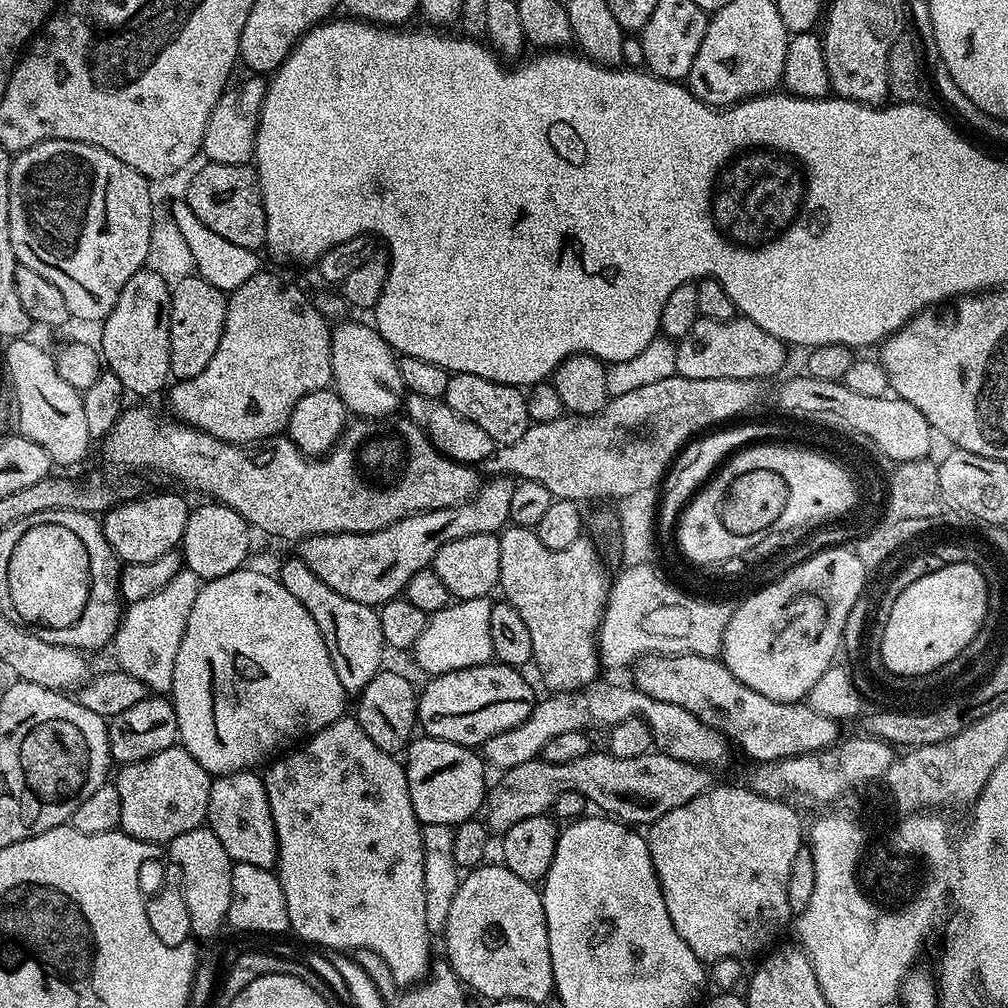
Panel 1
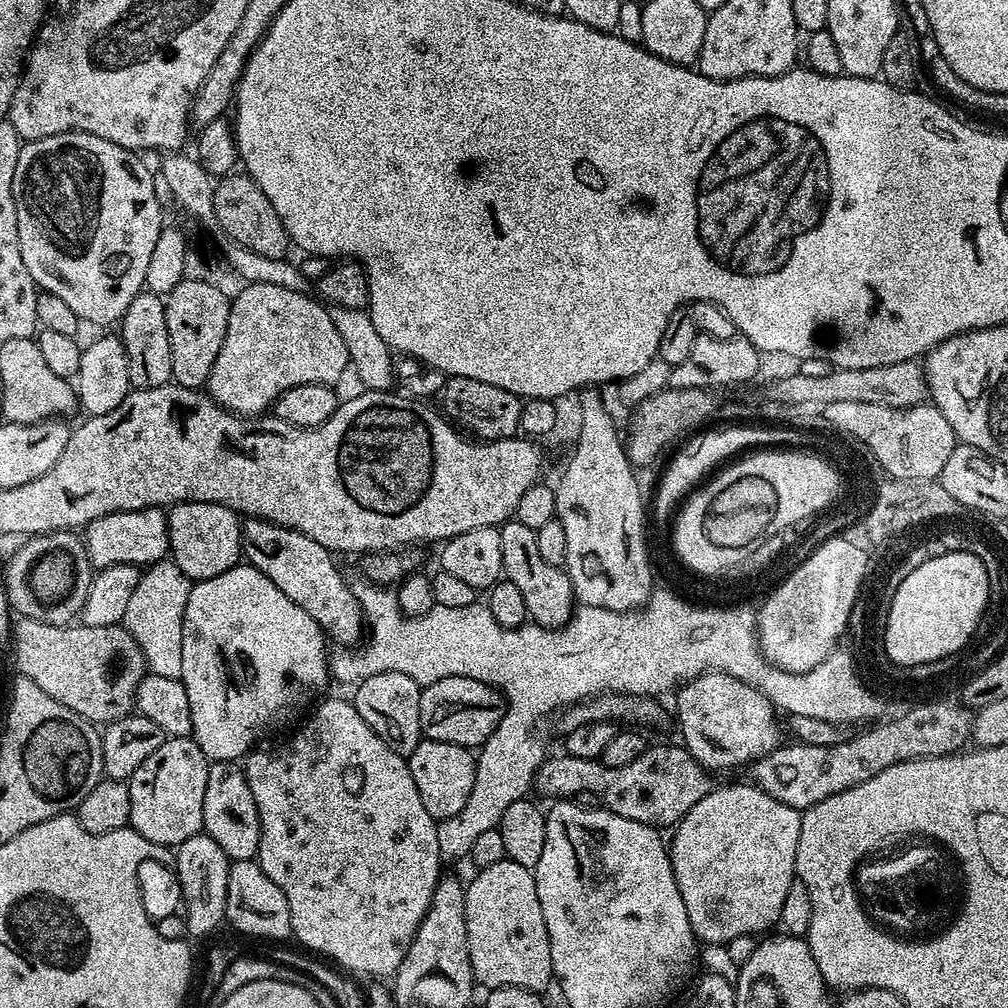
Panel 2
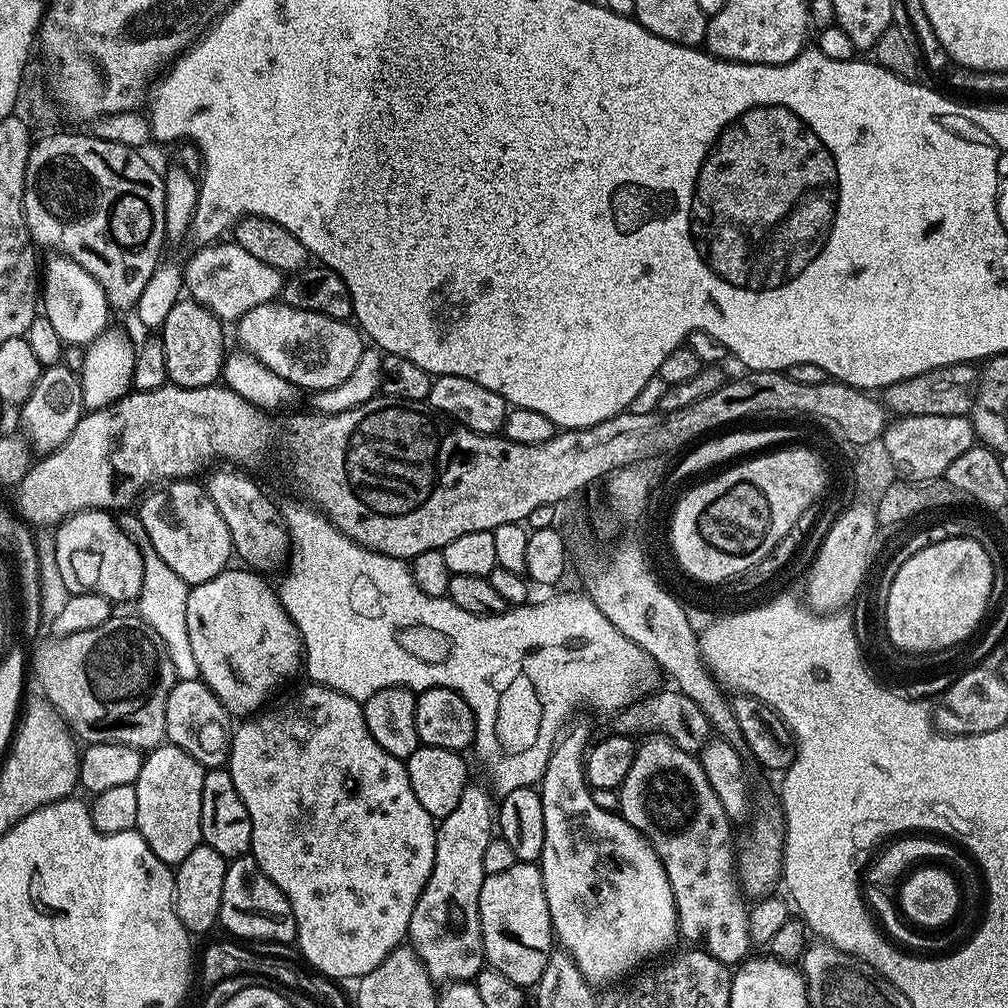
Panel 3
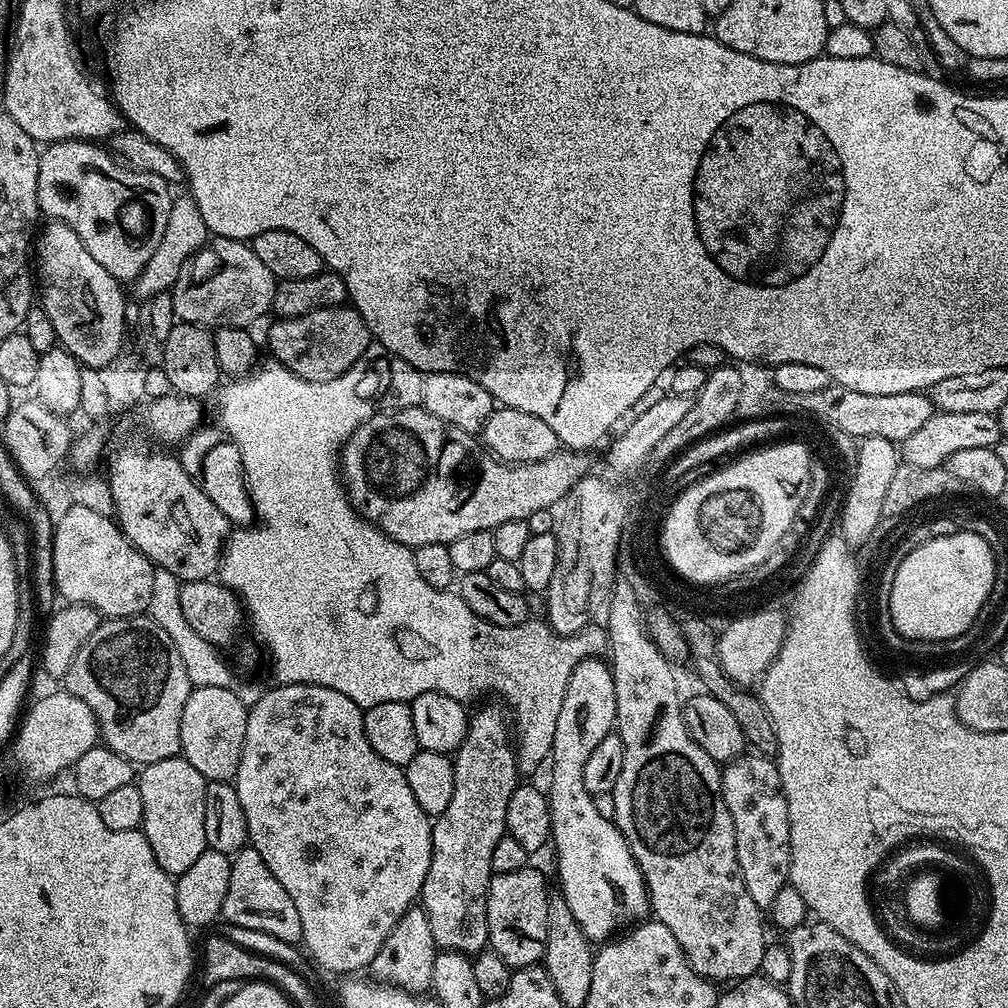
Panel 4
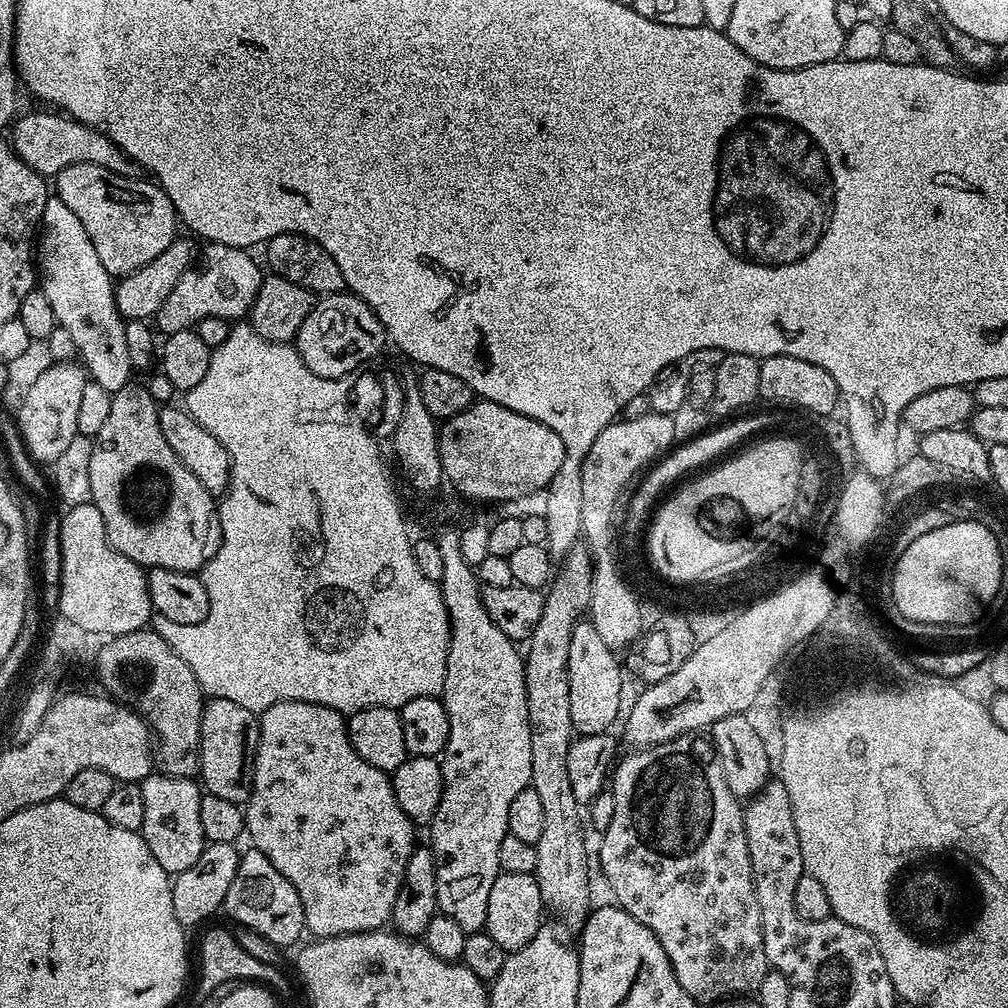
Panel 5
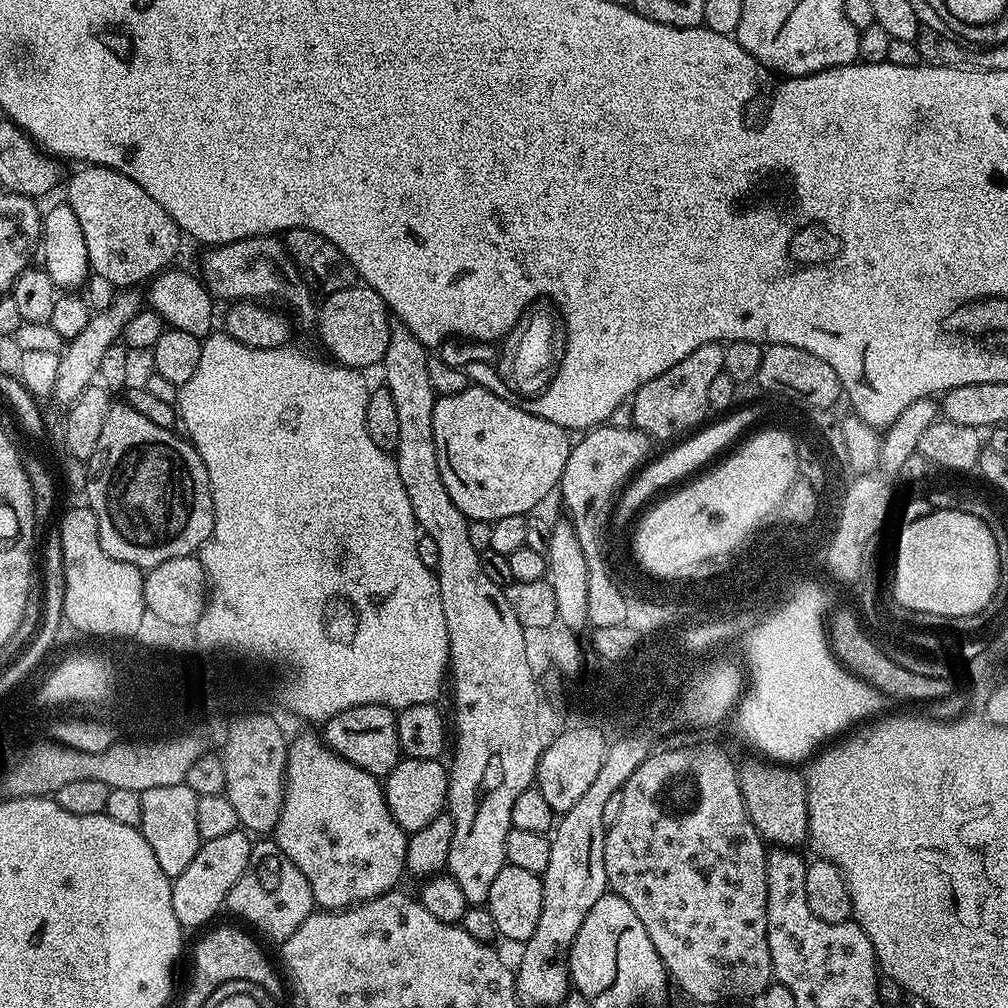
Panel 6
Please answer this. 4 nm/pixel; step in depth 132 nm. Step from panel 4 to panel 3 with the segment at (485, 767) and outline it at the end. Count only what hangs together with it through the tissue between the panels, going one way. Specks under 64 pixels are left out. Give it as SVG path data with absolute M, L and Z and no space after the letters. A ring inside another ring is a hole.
M469 786L462 794L458 806L454 806L452 813L439 821L436 830L434 870L430 870L430 878L418 898L418 906L414 906L414 914L410 914L407 943L416 952L417 959L424 965L429 979L433 982L439 982L439 980L468 982L479 976L485 967L478 898L485 878L482 853L493 839L494 804L491 804L485 794L476 789L476 786Z

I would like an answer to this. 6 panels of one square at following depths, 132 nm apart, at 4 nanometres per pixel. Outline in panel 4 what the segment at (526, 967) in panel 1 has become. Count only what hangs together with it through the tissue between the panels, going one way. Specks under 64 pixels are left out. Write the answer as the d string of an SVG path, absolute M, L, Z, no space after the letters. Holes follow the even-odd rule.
M535 866L522 870L514 870L514 874L495 874L488 881L488 942L491 951L496 952L508 963L508 967L515 970L528 968L531 964L540 964L546 950L546 922L548 921L548 898L550 895L548 884L544 876Z

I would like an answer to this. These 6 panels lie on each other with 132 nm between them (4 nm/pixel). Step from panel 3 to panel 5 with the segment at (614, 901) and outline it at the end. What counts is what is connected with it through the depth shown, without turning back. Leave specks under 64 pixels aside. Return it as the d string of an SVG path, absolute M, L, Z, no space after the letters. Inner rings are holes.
M581 622L574 626L574 634L570 638L570 658L568 659L568 681L570 682L570 718L572 727L580 736L589 736L599 732L607 732L616 719L621 719L620 699L624 696L624 676L620 673L620 664L616 661L617 653L606 642L602 642L602 634L590 622Z

